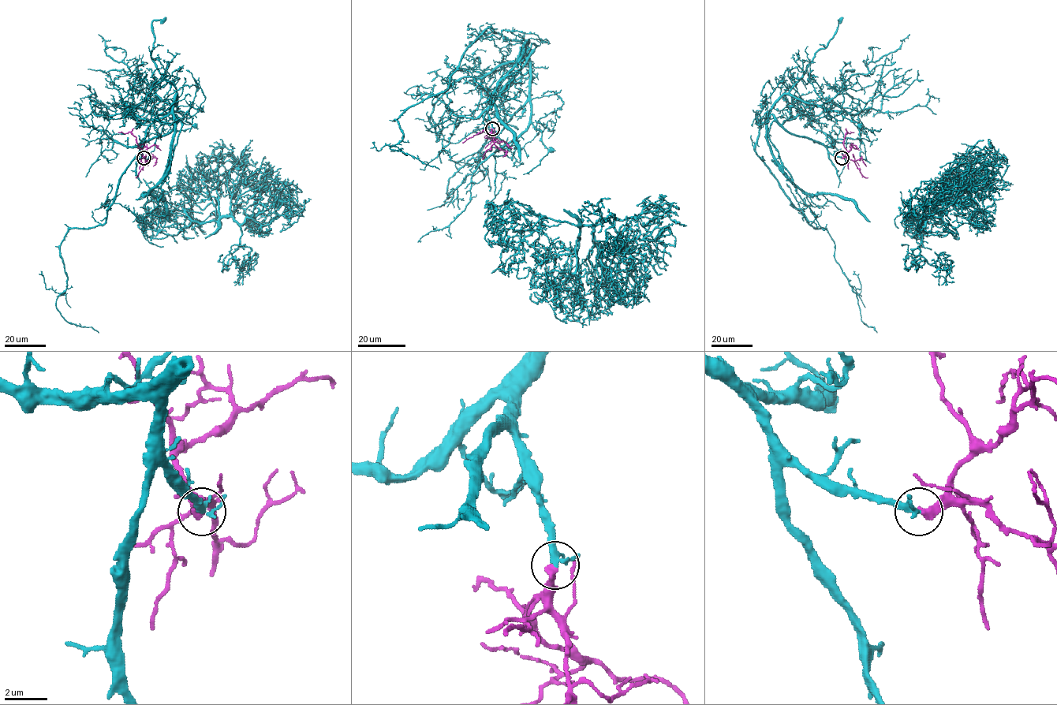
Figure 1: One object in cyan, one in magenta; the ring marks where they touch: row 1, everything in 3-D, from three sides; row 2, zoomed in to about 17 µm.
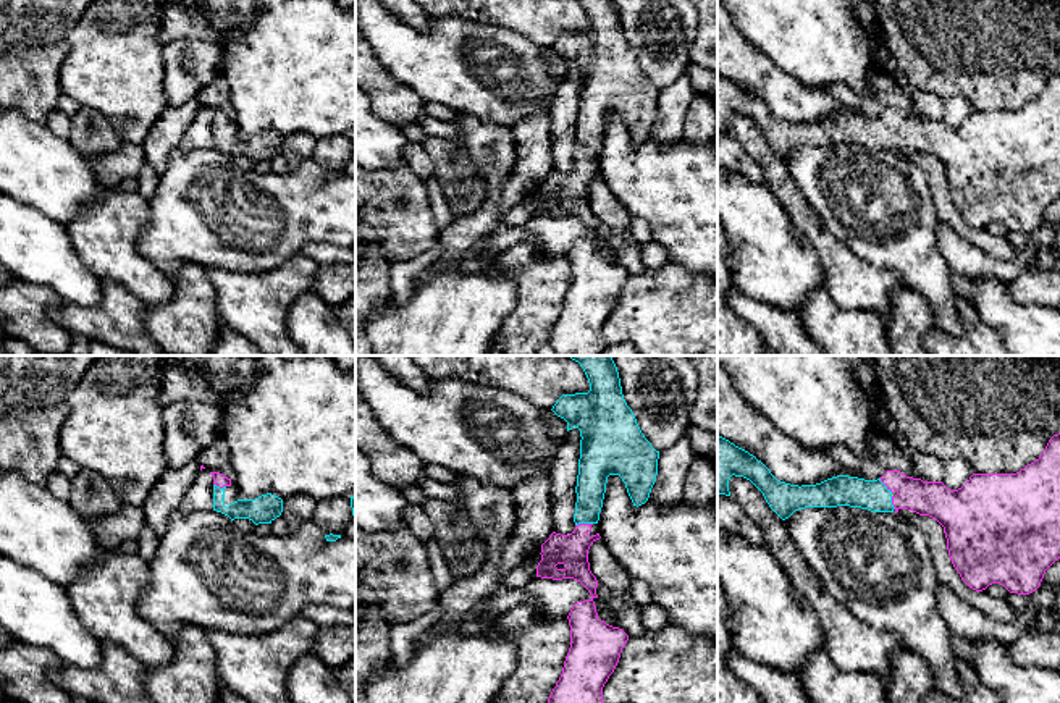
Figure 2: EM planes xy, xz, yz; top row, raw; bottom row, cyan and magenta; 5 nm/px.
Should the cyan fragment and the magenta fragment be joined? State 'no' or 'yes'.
yes

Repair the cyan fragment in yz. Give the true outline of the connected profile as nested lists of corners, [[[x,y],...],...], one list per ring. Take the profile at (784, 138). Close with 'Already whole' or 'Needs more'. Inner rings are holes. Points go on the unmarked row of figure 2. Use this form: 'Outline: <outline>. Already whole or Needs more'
Outline: [[[1060,71],[1054,73],[1042,92],[1016,112],[973,112],[958,128],[942,120],[923,120],[900,108],[887,108],[877,118],[837,113],[816,123],[790,123],[777,118],[771,108],[748,89],[717,73],[717,133],[730,134],[730,115],[750,118],[764,134],[769,145],[782,157],[805,145],[861,145],[871,150],[913,149],[936,157],[947,176],[947,187],[961,218],[973,228],[982,229],[992,221],[1003,223],[1010,231],[1029,233],[1041,225],[1045,208],[1060,197]]]. Needs more

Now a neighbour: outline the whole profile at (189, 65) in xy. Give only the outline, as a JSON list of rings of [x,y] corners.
[[[178,39],[163,45],[163,89],[170,107],[197,99],[223,73],[223,50],[208,40]]]

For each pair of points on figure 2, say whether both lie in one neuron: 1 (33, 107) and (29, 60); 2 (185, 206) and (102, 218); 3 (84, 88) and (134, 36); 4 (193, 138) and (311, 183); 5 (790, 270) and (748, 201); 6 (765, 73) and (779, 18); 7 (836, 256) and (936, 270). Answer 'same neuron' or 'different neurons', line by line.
1: same neuron
2: different neurons
3: same neuron
4: different neurons
5: same neuron
6: different neurons
7: different neurons

